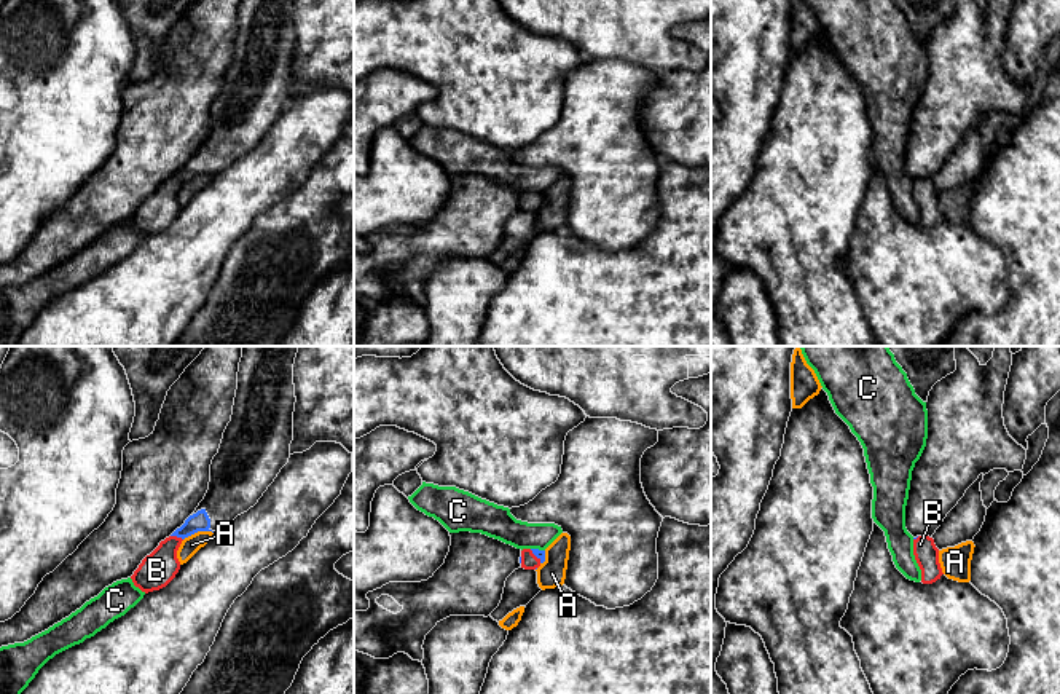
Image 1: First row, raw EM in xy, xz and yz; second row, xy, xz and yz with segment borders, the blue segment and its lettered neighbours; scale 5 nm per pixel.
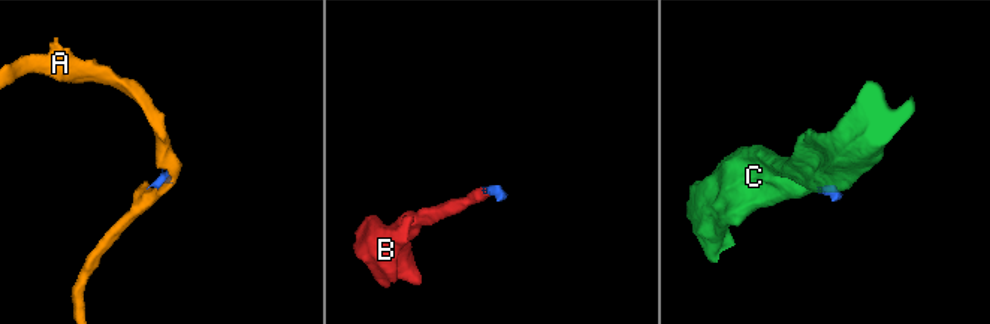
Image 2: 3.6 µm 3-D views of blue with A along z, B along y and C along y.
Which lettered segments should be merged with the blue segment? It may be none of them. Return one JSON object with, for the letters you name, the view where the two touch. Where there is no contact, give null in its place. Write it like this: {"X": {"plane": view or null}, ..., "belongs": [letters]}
{"B": {"plane": "xy"}, "belongs": ["B"]}

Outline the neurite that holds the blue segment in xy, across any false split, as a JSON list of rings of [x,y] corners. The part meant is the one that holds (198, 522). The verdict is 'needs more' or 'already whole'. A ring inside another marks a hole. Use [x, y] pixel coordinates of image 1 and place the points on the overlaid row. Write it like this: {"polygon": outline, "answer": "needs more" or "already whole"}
{"polygon": [[[242,346],[233,415],[210,464],[209,490],[185,523],[161,541],[131,576],[142,592],[159,590],[175,578],[180,570],[177,550],[185,538],[198,531],[217,531],[247,512],[289,463],[296,402],[293,384],[296,353],[298,346]]], "answer": "needs more"}

